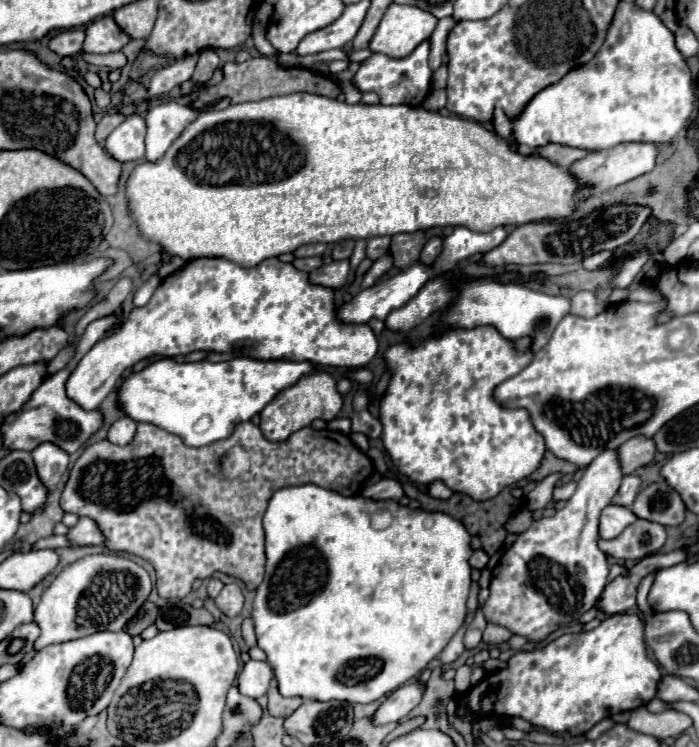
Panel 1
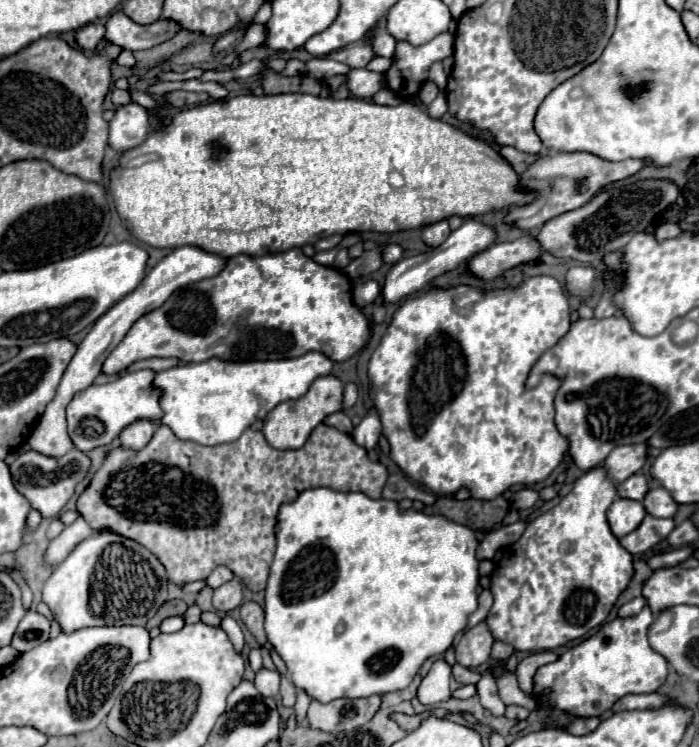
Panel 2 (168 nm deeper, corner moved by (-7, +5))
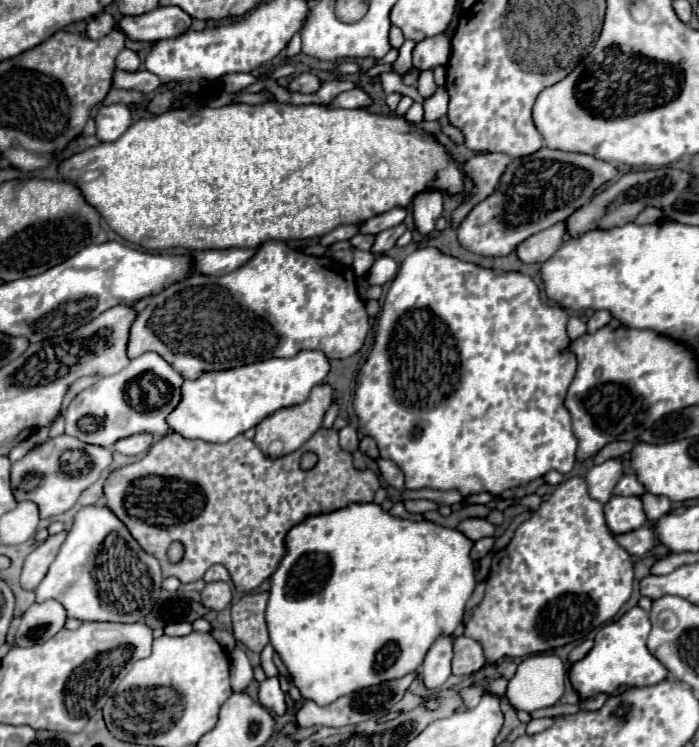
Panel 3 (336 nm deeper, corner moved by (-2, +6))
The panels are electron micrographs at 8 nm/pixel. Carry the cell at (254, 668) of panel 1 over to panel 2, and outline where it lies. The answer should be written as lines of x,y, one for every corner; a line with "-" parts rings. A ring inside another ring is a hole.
261,668
255,676
255,686
259,688
259,692
263,696
275,696
279,692
279,672
273,672
273,670
267,670
267,668

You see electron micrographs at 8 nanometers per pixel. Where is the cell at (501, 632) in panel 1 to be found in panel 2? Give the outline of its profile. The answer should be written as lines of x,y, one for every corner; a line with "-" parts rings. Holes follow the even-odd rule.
497,640
497,642
493,644
491,656
493,656
493,660
497,660
497,662
505,662
505,660
511,656
511,652
513,652
513,646
511,646
511,644

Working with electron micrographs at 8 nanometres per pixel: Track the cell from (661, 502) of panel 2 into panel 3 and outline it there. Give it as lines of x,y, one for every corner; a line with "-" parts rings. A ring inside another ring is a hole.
644,493
644,495
642,495
642,503
644,503
646,517
648,517
650,521
660,519
662,515
666,515
666,513
670,511
670,499
666,499
666,497
658,497
658,495

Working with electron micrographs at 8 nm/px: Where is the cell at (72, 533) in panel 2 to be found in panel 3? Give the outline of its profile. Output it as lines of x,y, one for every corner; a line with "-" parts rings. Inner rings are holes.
62,531
58,535
50,535
42,545
38,545
28,555
28,559
24,561
24,567
22,567
22,575
20,575
22,589
34,591
38,587
38,583
44,579
48,565
52,565
52,561
56,557
60,545
64,543
64,539
66,539
66,531

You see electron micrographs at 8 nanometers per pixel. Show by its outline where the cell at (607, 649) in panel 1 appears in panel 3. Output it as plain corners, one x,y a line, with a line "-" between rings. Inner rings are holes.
632,607
618,621
604,625
592,651
570,669
570,681
580,697
596,697
598,693
614,693
622,687
648,687
666,679
666,667
648,651
646,639
650,633
650,619
642,607

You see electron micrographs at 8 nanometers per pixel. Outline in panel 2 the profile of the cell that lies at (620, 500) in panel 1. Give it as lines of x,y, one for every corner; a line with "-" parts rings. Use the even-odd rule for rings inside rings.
633,474
633,476
629,476
625,482
621,482
617,486
617,494
621,498
629,498
629,500
637,500
637,502
643,500
647,490
649,490
647,478
643,474

